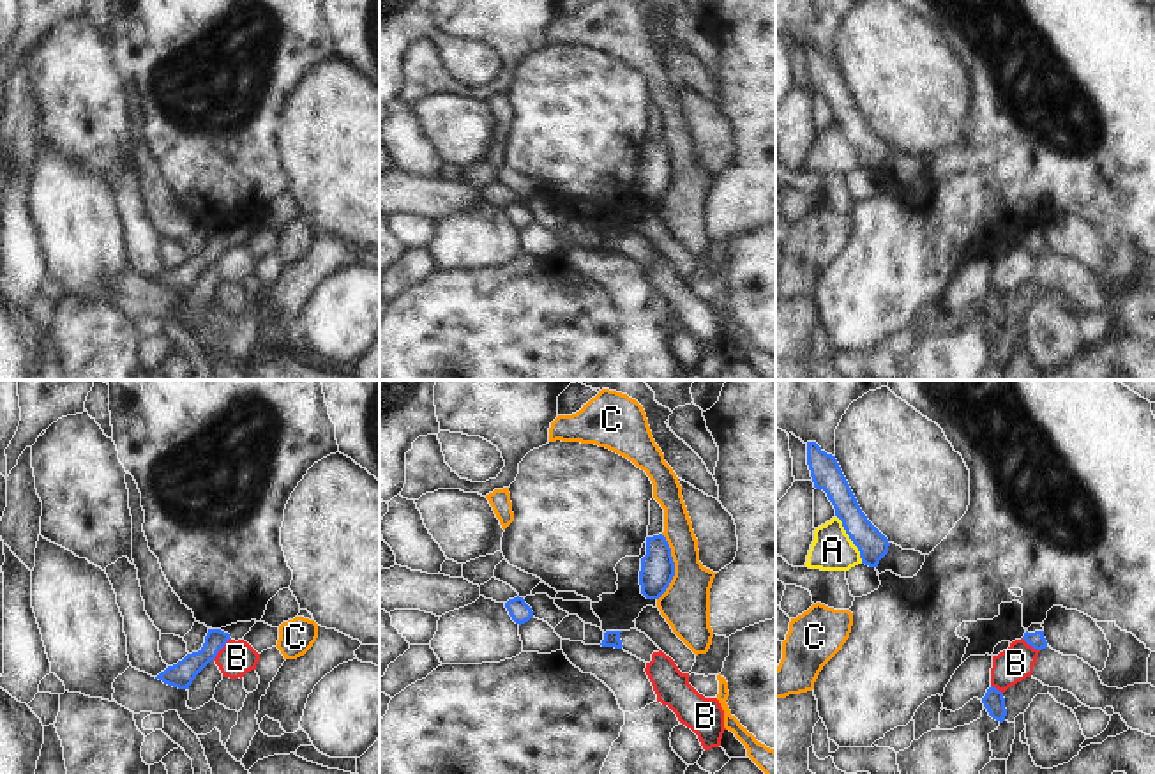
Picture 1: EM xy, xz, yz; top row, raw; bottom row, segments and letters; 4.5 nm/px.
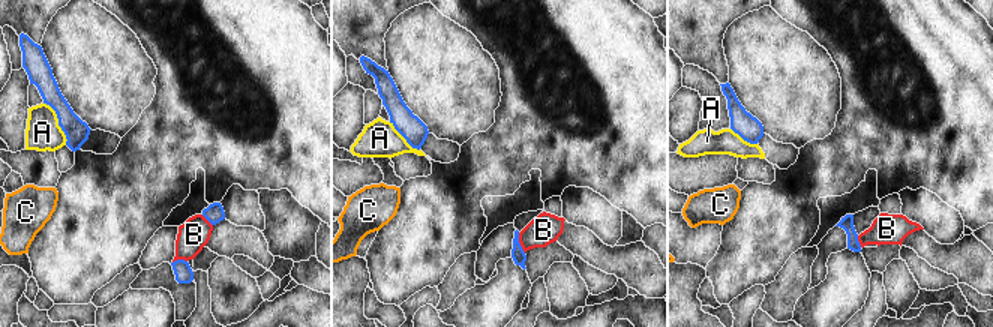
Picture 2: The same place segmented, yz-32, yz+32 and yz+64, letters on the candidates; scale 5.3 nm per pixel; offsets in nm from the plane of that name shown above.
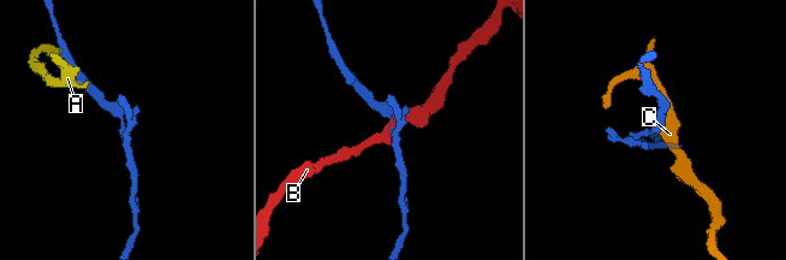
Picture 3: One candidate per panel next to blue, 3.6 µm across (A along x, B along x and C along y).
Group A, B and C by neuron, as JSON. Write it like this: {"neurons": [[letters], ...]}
{"neurons": [["A"], ["B"], ["C"]]}

